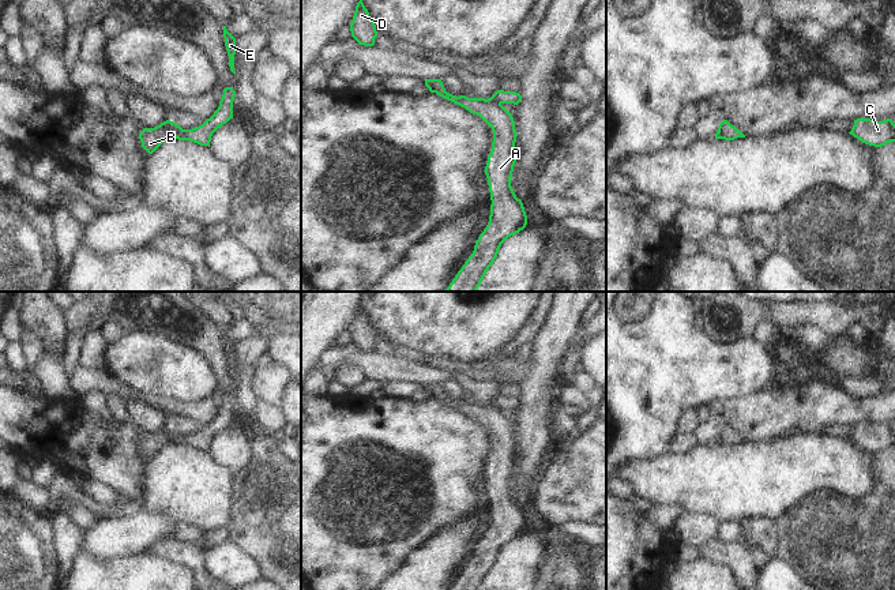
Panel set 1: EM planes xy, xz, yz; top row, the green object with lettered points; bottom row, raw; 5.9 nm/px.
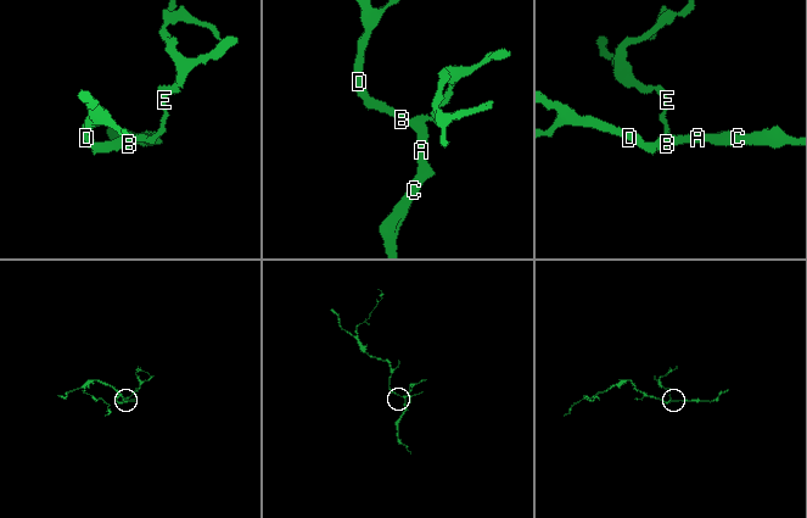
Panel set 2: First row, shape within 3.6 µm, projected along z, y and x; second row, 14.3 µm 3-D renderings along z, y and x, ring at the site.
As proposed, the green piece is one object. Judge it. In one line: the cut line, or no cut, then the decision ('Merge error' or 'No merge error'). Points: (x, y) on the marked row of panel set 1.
Split along xz (482, 98), (500, 104). Merge error

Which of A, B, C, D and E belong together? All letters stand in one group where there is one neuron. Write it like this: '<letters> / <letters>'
A B C D / E

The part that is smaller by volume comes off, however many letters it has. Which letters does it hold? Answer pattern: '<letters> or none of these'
E

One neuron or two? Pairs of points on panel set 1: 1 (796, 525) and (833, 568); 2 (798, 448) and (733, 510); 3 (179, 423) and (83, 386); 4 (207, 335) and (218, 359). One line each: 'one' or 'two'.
1: one
2: one
3: two
4: one

